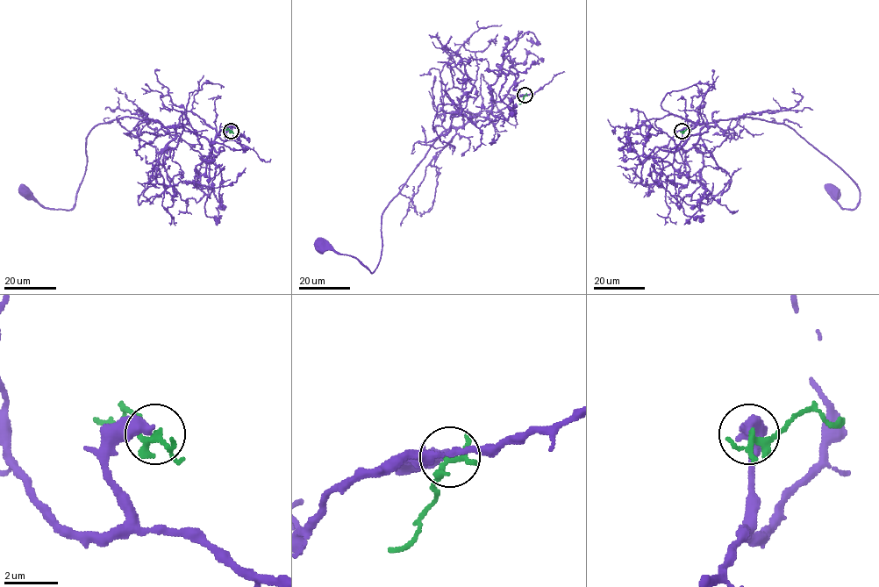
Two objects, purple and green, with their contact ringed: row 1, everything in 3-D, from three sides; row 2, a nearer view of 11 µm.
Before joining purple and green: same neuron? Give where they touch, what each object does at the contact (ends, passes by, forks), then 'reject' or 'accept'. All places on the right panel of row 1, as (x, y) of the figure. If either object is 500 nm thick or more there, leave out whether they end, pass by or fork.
place (682, 131); purple ends; green forks; reject

